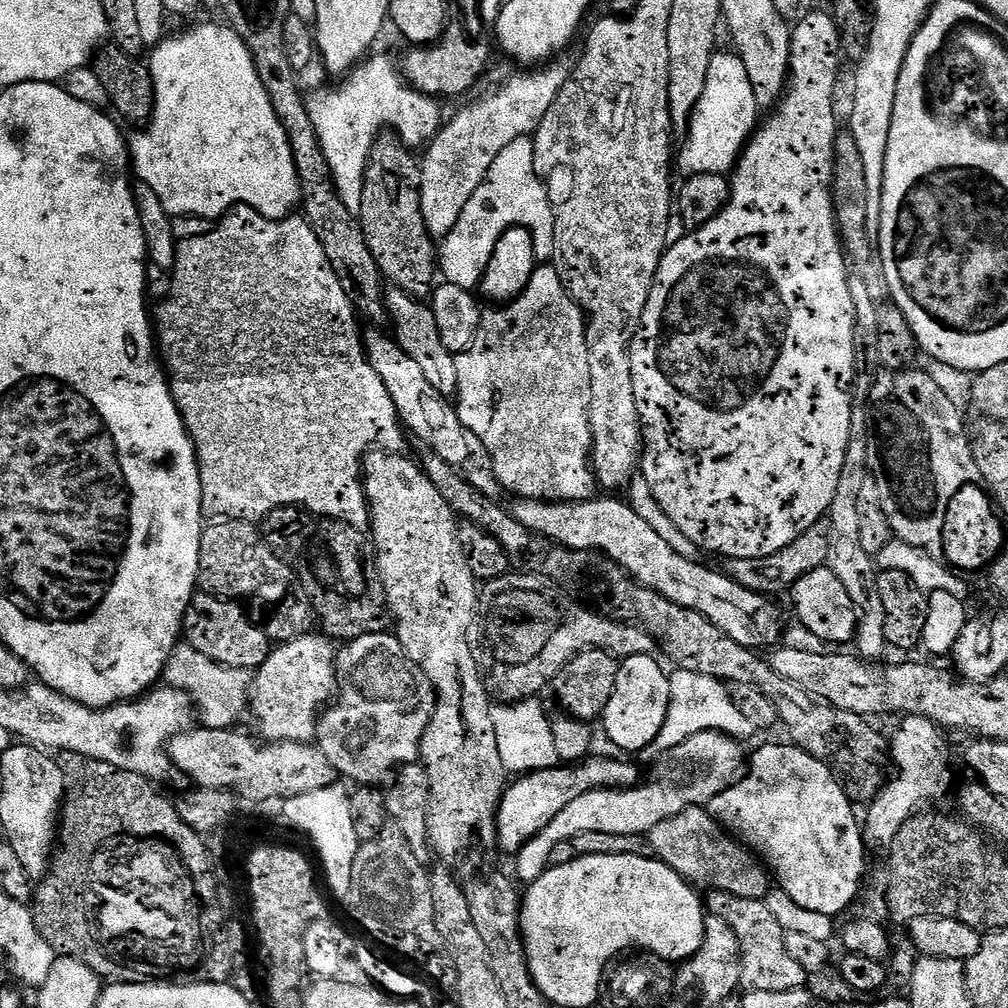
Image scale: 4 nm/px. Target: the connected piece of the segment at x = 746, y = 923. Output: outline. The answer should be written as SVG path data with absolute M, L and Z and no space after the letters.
M709 891L706 896L706 908L711 915L722 918L722 922L727 922L738 938L740 988L744 992L798 990L809 983L807 980L810 980L810 973L802 970L802 966L798 966L798 962L790 958L790 950L786 950L785 932L764 900L738 898L734 894Z

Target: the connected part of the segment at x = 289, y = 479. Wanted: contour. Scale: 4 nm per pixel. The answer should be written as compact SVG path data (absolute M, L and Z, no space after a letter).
M238 204L219 217L216 226L213 232L204 232L189 240L181 239L177 243L176 266L170 273L172 289L169 290L168 297L154 308L154 336L158 341L162 367L168 377L168 388L172 391L181 418L184 419L188 437L196 448L203 515L212 516L208 518L260 522L275 508L295 505L303 506L317 517L328 516L324 518L361 530L367 529L370 513L368 500L364 496L362 461L377 446L386 452L403 453L406 432L390 398L390 390L386 390L382 378L378 378L378 370L374 370L364 351L362 328L356 325L358 313L350 298L346 298L346 290L342 290L342 282L338 282L322 250L322 242L318 242L308 221L299 215L293 214L286 220L267 220L250 206Z

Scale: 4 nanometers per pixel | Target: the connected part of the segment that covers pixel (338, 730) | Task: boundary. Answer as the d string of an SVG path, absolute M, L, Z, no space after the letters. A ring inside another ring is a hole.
M385 630L347 641L336 653L336 683L338 699L319 717L314 739L336 773L345 776L345 781L353 780L356 786L376 786L381 783L379 780L387 781L403 764L419 761L420 743L426 726L430 726L438 697L430 678L406 654L395 634Z

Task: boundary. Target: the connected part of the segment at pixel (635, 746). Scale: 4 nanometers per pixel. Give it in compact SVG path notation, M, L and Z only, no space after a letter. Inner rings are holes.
M636 655L621 661L614 694L602 717L609 740L626 754L645 751L658 736L669 712L671 677L655 660L653 655Z

